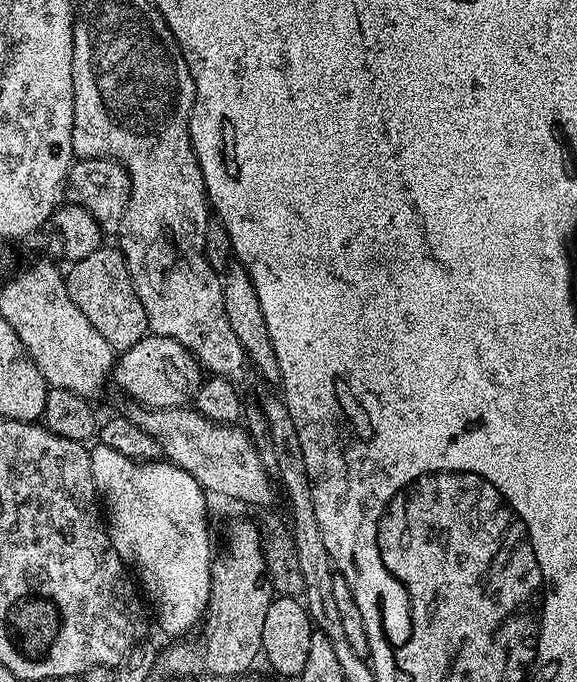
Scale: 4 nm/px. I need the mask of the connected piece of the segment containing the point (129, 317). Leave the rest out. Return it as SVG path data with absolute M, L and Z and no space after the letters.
M101 246L68 269L66 283L74 306L78 306L78 310L86 314L90 326L94 326L94 330L98 330L98 334L110 342L113 353L122 353L149 335L146 310L135 292L127 262L119 247Z

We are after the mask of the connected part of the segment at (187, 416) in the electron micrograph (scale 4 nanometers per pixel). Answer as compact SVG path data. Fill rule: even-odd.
M132 406L126 412L146 434L150 434L160 443L163 455L179 468L185 468L200 483L205 493L217 492L220 496L229 496L232 500L241 500L252 504L255 500L268 500L272 496L272 484L268 481L268 472L264 469L261 449L254 447L252 437L243 427L219 424L206 418L195 407L146 408Z

